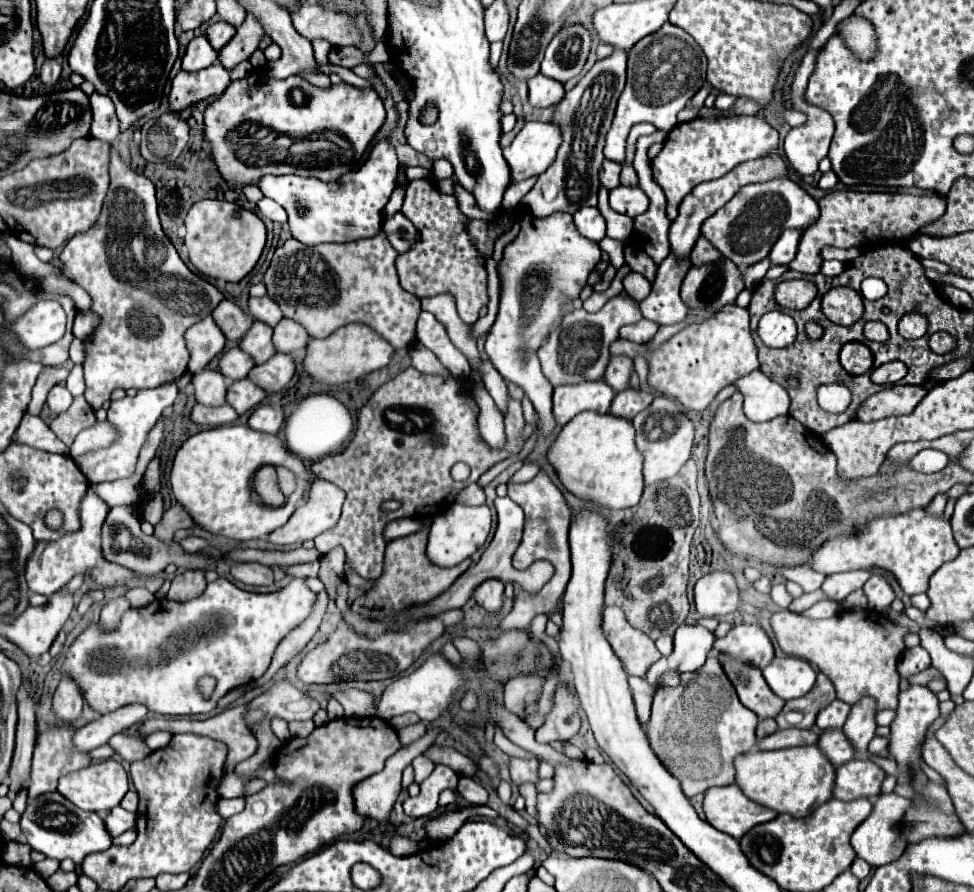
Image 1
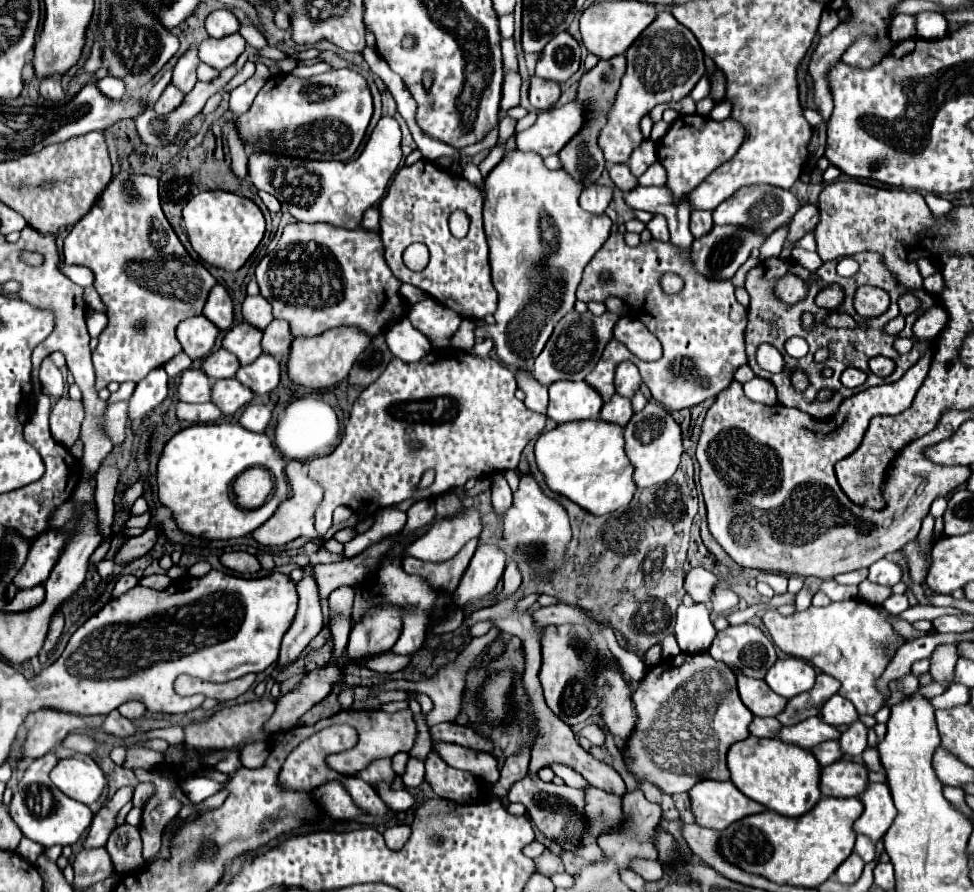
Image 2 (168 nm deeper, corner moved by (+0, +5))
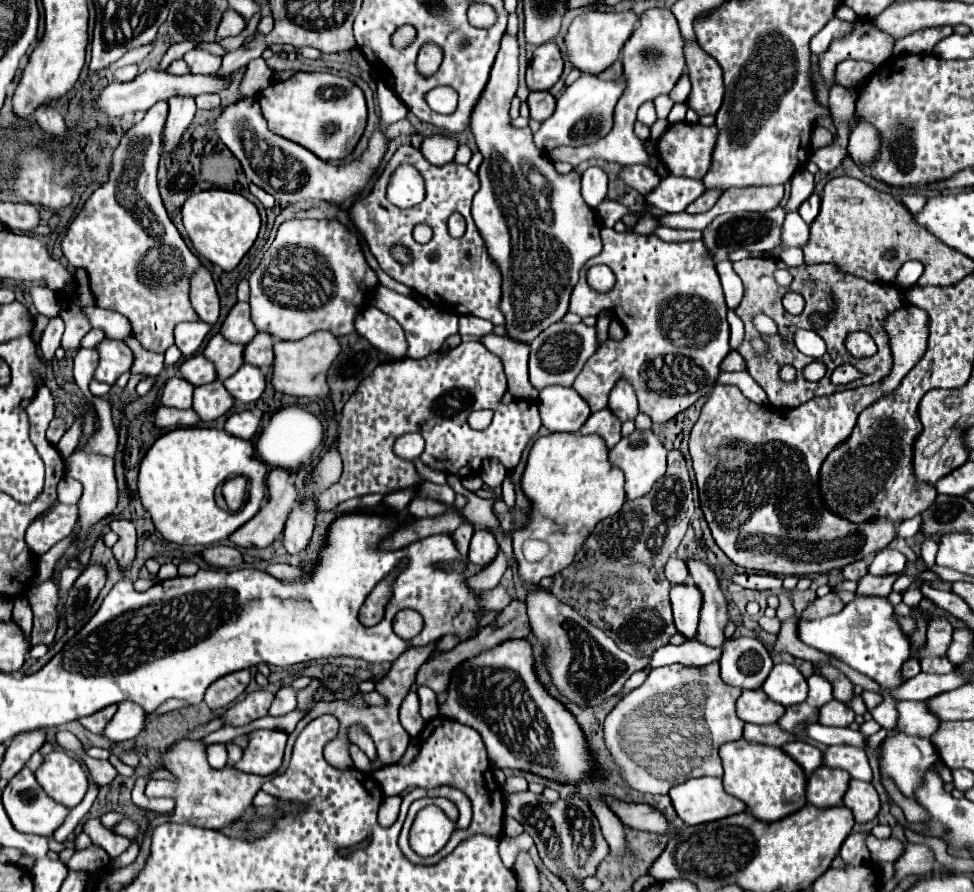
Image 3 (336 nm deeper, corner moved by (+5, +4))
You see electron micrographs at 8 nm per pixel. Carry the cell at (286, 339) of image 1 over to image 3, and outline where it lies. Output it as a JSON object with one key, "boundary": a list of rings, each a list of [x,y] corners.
{"boundary":[[[262,332],[256,334],[256,338],[244,348],[244,362],[262,370],[270,368],[274,360],[272,344],[274,344],[274,338],[270,334],[262,334]]]}

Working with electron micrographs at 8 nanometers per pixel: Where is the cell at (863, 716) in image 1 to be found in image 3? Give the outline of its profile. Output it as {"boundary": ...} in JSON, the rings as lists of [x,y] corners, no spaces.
{"boundary":[[[828,746],[822,756],[822,764],[828,768],[842,768],[852,778],[870,782],[872,770],[866,758],[866,752],[854,746]]]}

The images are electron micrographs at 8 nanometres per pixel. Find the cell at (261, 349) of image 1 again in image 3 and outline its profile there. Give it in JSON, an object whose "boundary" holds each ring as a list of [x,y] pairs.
{"boundary":[[[216,334],[216,336],[210,338],[210,342],[206,344],[202,354],[208,360],[212,360],[218,380],[226,380],[228,376],[232,376],[244,364],[242,352],[244,352],[244,346],[232,344],[228,340],[224,340],[222,334]]]}

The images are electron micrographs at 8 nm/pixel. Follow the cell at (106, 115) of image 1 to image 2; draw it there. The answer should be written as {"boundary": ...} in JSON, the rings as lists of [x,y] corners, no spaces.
{"boundary":[[[105,77],[105,79],[97,81],[97,89],[99,89],[105,97],[109,97],[109,99],[113,99],[113,101],[121,99],[123,93],[125,93],[123,81],[119,81],[119,79],[115,79],[115,77]]]}

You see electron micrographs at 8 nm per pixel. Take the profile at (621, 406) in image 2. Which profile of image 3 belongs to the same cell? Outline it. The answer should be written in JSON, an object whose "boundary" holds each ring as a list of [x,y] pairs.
{"boundary":[[[604,408],[600,412],[590,414],[586,424],[580,428],[580,434],[584,434],[584,436],[586,434],[598,434],[606,442],[606,448],[610,450],[622,438],[620,436],[620,426],[622,426],[622,422],[608,408]]]}

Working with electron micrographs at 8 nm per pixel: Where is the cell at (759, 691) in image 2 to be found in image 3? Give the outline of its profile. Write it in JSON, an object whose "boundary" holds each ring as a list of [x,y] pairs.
{"boundary":[[[744,690],[736,702],[738,718],[752,724],[774,724],[784,710],[784,706],[768,700],[762,690]]]}

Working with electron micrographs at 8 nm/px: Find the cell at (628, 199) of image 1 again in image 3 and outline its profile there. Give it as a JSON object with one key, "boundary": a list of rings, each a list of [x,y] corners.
{"boundary":[[[668,176],[646,196],[646,202],[662,212],[684,212],[686,206],[702,196],[704,190],[706,186],[698,178]]]}

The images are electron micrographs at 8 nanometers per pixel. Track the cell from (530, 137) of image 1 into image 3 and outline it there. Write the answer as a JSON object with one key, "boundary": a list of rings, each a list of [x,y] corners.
{"boundary":[[[582,74],[558,98],[556,112],[548,120],[542,122],[540,130],[534,134],[534,144],[540,150],[550,152],[556,146],[566,146],[566,144],[582,146],[582,144],[592,144],[598,138],[604,138],[608,134],[608,130],[612,130],[614,106],[618,102],[618,98],[622,96],[624,88],[626,88],[626,80],[624,78],[618,78],[618,80],[600,80],[598,76]]]}

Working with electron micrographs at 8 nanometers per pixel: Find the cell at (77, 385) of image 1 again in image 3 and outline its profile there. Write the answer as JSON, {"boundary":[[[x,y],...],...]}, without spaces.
{"boundary":[[[78,420],[74,422],[74,426],[60,438],[60,442],[56,444],[56,448],[60,450],[60,454],[62,454],[62,458],[66,460],[74,450],[76,450],[76,444],[78,444],[78,440],[80,440],[80,424],[78,424]]]}

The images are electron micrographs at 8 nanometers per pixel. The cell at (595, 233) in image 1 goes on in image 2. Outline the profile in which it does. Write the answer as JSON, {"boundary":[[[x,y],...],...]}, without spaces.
{"boundary":[[[599,185],[587,187],[579,197],[581,209],[585,209],[587,213],[593,213],[593,215],[605,213],[609,201],[611,201],[611,189],[609,187],[599,187]]]}

